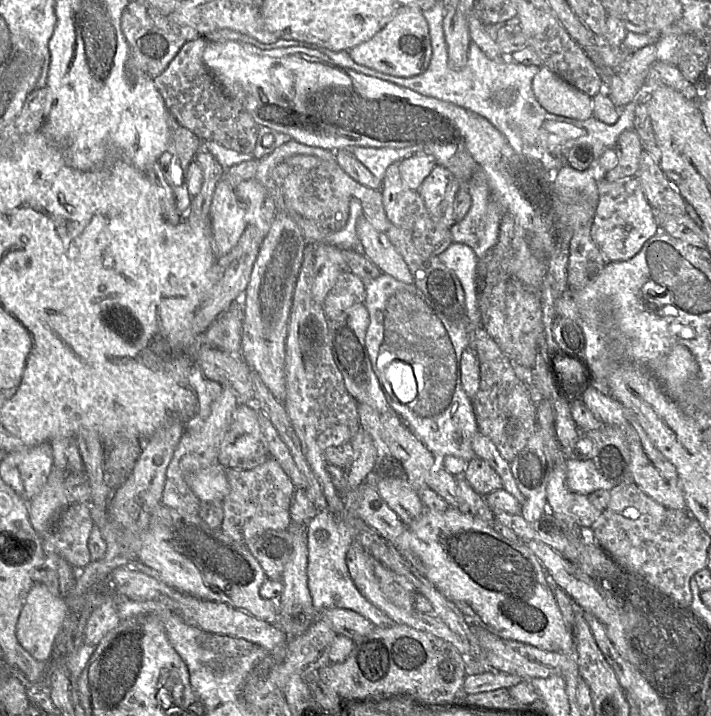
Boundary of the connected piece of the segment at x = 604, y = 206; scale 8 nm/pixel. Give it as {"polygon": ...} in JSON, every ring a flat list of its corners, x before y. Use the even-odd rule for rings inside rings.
{"polygon":[[636,176,618,181,597,181,599,202,595,211,591,236,607,262,631,259,645,242,660,231,641,183]]}

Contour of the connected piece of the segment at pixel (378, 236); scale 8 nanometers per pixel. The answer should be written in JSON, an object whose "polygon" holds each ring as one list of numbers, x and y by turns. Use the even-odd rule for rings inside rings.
{"polygon":[[364,216,358,219,356,232,360,251,380,269,381,273,406,284,414,283,414,278,403,257,388,237,376,230]]}

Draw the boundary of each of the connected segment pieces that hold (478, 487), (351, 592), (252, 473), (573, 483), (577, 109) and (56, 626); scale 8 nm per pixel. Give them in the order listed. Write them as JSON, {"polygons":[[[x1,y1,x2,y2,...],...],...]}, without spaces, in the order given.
{"polygons":[[[477,456,467,463,463,477,482,497,503,489,503,482,498,473,485,460]],[[329,509,319,511,308,524,307,580,317,619,323,611,339,608,364,616,376,627,390,627,395,624,393,620,361,594,350,576,346,555,353,539,353,529]],[[270,457,250,470,225,469,225,474,230,491,223,501,221,530,224,534,246,545,268,530,288,529,291,523,290,507,296,488,274,458]],[[569,457,566,461,566,484,575,494,589,496,596,490,611,491,616,484,607,479,589,458]],[[539,67,532,88,537,101,549,113,576,120,586,120,593,116,592,97,546,67]],[[34,584,26,597,16,625,16,637,19,644,36,660,49,661,52,658,55,639,69,613,65,598,53,594,45,584]]]}

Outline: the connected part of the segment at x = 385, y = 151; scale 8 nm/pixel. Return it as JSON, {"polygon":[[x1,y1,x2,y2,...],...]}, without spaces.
{"polygon":[[354,147,349,150,376,179,383,181,387,168,393,163,399,163,404,158,412,156,414,149]]}

